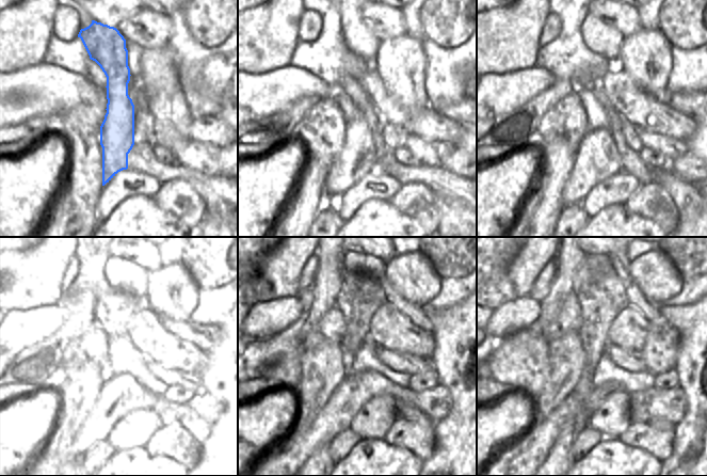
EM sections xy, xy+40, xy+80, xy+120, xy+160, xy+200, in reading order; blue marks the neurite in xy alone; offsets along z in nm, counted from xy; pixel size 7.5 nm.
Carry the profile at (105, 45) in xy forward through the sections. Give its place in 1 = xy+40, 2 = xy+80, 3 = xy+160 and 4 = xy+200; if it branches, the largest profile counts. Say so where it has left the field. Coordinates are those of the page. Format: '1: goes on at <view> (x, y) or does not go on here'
1: goes on at xy+40 (357, 157)
2: goes on at xy+80 (597, 158)
3: goes on at xy+160 (289, 454)
4: goes on at xy+200 (528, 453)

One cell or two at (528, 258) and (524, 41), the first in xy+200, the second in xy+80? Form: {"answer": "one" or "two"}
{"answer": "one"}

